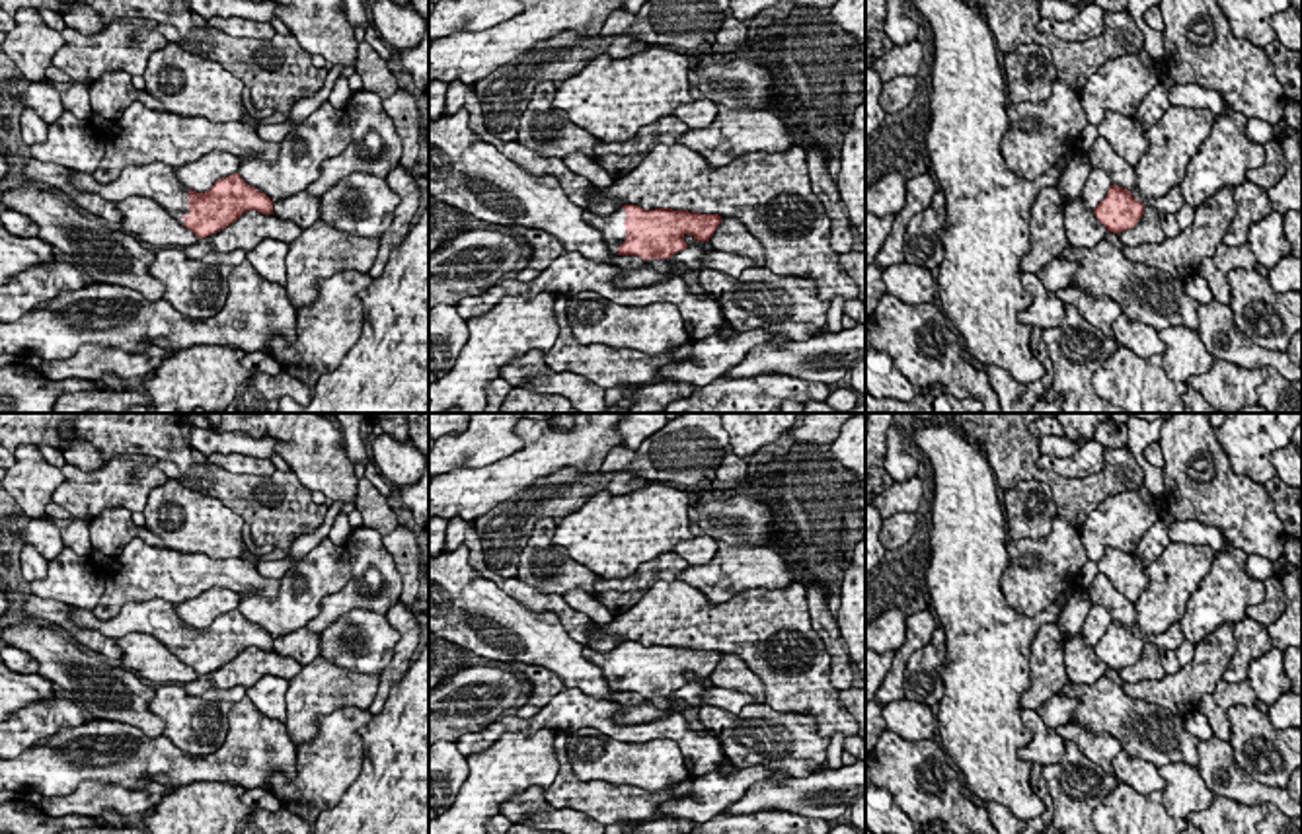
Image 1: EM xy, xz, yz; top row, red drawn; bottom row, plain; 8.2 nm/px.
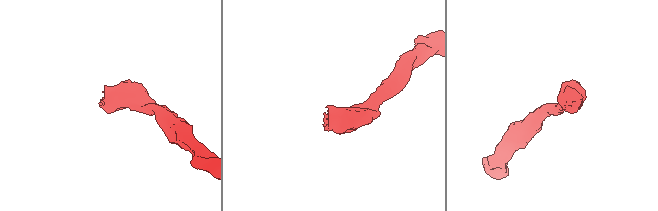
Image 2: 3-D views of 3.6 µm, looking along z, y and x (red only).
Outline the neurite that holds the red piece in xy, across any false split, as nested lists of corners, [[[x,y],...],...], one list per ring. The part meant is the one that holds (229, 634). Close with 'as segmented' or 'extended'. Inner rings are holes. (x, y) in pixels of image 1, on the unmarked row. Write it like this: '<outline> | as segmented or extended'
[[[162,598],[127,602],[107,622],[97,620],[92,610],[68,608],[68,618],[76,627],[96,629],[115,641],[133,631],[156,637],[197,674],[220,668],[248,647],[275,651],[275,639],[265,629],[248,622],[240,610],[218,616],[207,629],[197,629],[177,616],[175,604]]] | extended

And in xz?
[[[624,641],[608,653],[596,653],[585,645],[583,657],[602,668],[612,694],[637,692],[643,698],[670,696],[686,686],[686,670],[698,678],[709,678],[721,661],[719,651],[672,645],[645,647],[637,641]]] | extended

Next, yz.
[[[1168,544],[1162,555],[1144,569],[1150,587],[1134,602],[1136,624],[1129,627],[1113,620],[1093,647],[1107,668],[1121,670],[1134,664],[1148,635],[1164,633],[1171,624],[1181,622],[1191,592],[1199,588],[1212,561],[1210,546]]] | extended

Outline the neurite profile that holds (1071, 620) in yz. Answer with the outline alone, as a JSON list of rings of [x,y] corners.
[[[1080,587],[1068,598],[1056,622],[1064,639],[1082,633],[1084,620],[1088,612],[1091,610],[1091,606],[1093,604],[1091,604],[1090,592],[1084,587]]]

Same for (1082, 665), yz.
[[[1084,635],[1064,639],[1064,664],[1070,682],[1093,684],[1105,676],[1107,664],[1095,655],[1093,647],[1084,641]]]

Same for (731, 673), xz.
[[[721,653],[721,661],[709,674],[709,680],[717,688],[745,692],[750,694],[756,703],[764,703],[762,680],[747,666],[739,655]]]

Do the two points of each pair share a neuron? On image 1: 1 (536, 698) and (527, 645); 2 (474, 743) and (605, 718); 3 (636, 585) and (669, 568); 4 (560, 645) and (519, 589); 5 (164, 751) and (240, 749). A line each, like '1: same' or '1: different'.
1: different
2: same
3: same
4: different
5: same

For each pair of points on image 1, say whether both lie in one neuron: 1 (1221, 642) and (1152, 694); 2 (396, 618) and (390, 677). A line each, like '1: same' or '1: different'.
1: same
2: same

